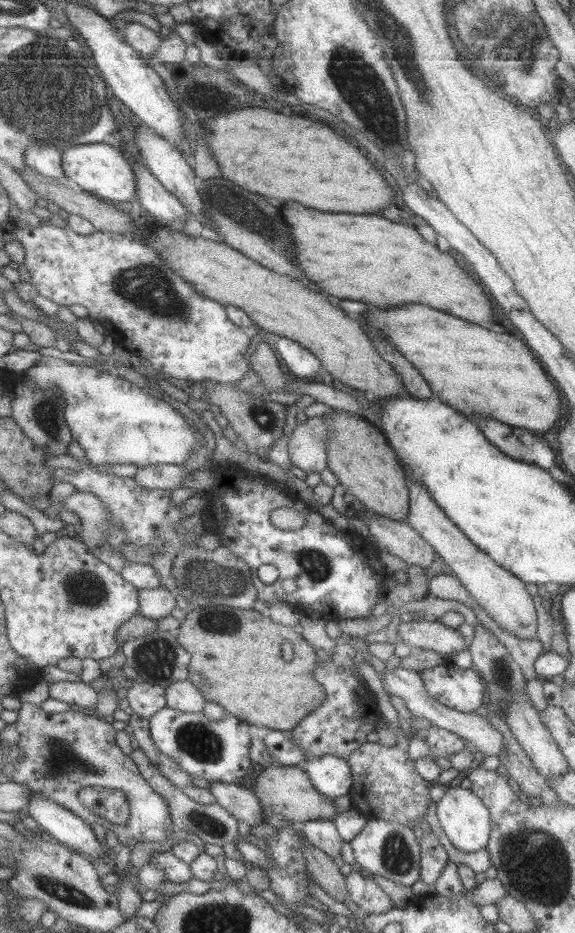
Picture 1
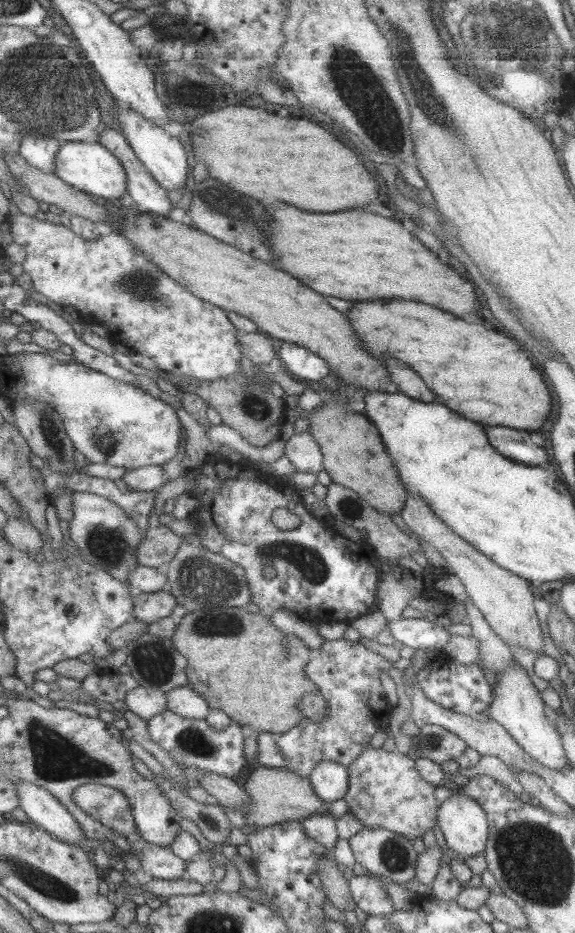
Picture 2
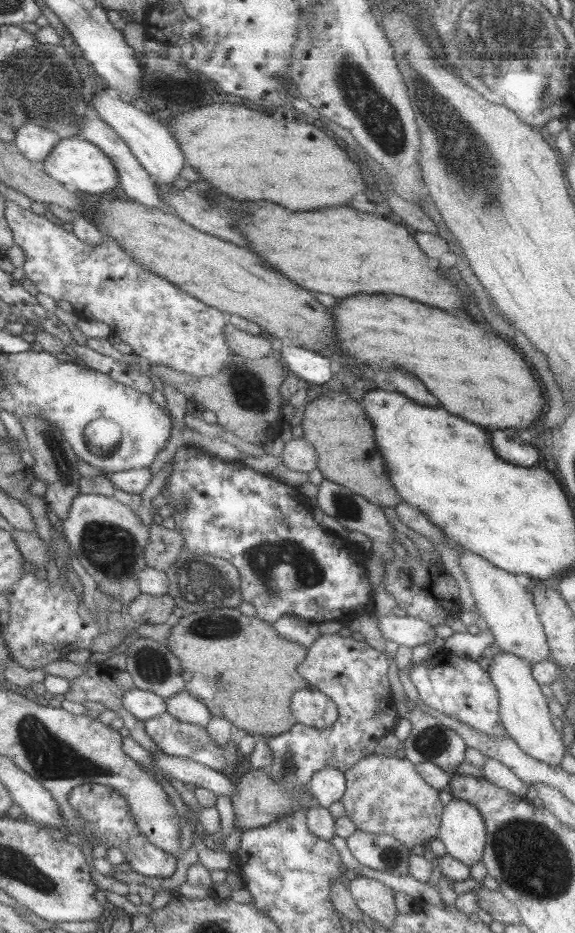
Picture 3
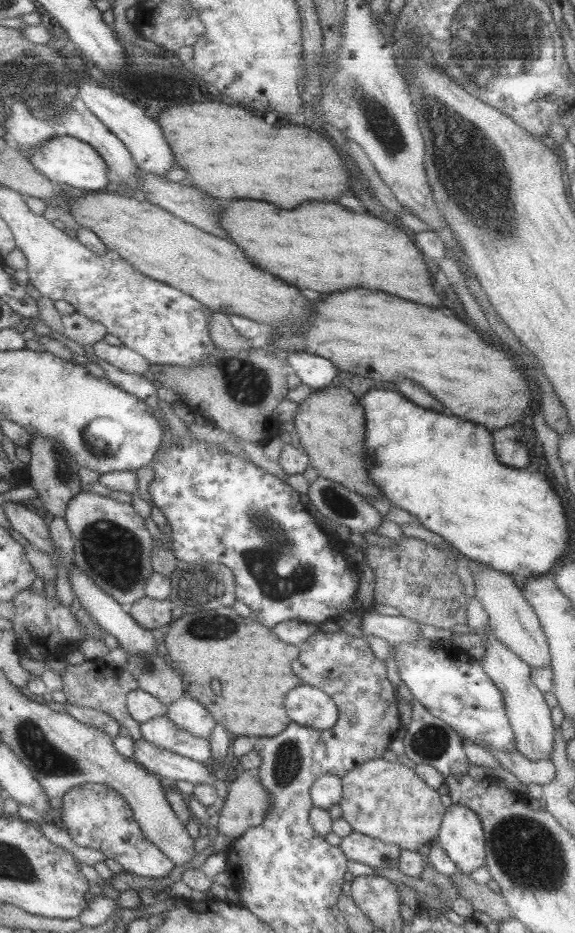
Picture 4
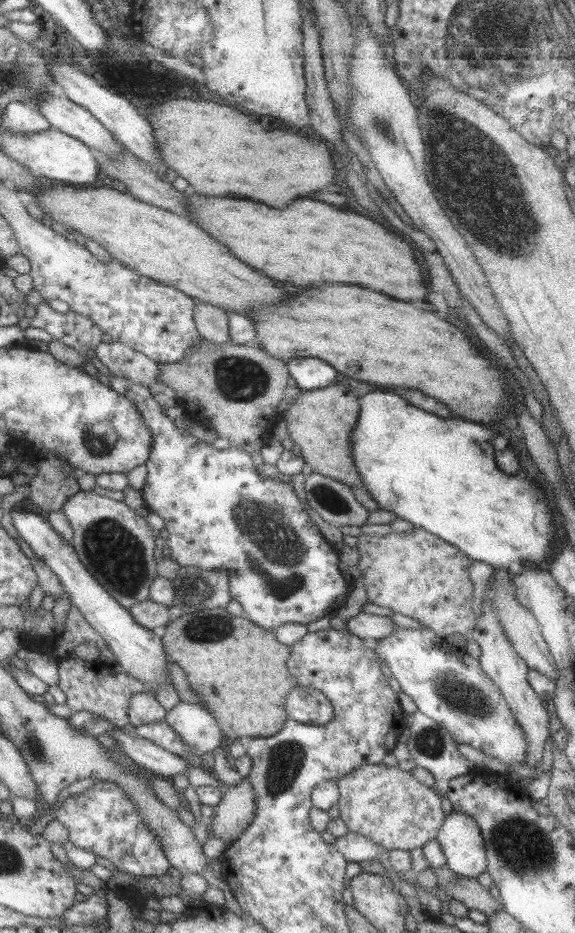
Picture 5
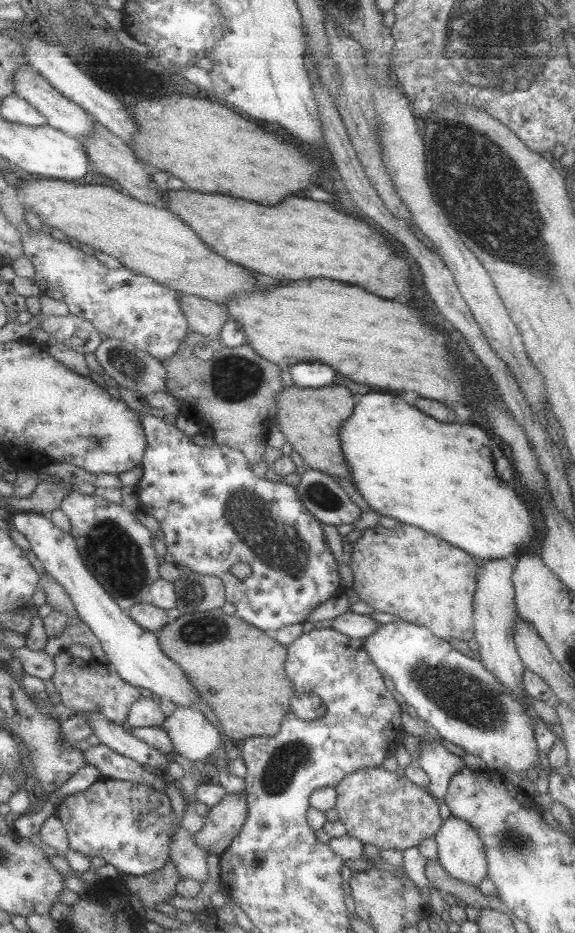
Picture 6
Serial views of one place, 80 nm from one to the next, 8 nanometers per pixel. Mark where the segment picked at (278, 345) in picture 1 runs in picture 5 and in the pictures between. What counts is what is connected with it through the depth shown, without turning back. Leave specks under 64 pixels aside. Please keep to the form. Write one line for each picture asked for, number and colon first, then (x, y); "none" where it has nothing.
2: (305, 366)
3: (312, 367)
4: (312, 370)
5: (309, 373)

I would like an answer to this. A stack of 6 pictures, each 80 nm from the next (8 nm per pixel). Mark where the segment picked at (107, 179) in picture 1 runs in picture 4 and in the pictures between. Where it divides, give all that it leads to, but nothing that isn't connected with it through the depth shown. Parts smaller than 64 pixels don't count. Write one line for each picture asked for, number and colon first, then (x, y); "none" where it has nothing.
2: (88, 166)
3: (76, 163)
4: (70, 162)

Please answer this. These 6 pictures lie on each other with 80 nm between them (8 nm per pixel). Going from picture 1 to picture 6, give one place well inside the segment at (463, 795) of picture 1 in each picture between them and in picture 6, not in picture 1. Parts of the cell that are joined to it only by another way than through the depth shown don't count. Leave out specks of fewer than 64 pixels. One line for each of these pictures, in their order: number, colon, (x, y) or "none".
2: (462, 821)
3: (462, 831)
4: (461, 837)
5: (461, 843)
6: (460, 852)

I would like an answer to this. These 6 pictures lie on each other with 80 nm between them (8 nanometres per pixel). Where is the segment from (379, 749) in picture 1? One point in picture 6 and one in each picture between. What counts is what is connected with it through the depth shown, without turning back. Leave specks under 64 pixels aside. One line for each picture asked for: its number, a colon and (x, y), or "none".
2: (385, 790)
3: (383, 794)
4: (385, 800)
5: (387, 806)
6: (375, 806)

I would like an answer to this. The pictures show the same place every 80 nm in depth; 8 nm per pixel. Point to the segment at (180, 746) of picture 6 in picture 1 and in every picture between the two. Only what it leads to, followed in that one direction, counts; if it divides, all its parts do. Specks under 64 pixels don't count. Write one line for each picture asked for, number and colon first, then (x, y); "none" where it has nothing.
1: (183, 696)
2: (182, 700)
3: (182, 706)
4: (189, 715)
5: (194, 725)

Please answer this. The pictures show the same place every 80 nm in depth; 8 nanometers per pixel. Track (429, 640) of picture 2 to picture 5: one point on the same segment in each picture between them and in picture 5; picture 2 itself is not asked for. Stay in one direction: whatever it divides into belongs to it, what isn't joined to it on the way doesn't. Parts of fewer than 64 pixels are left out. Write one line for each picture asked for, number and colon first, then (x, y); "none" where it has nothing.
3: (410, 631)
4: (393, 629)
5: (370, 627)

